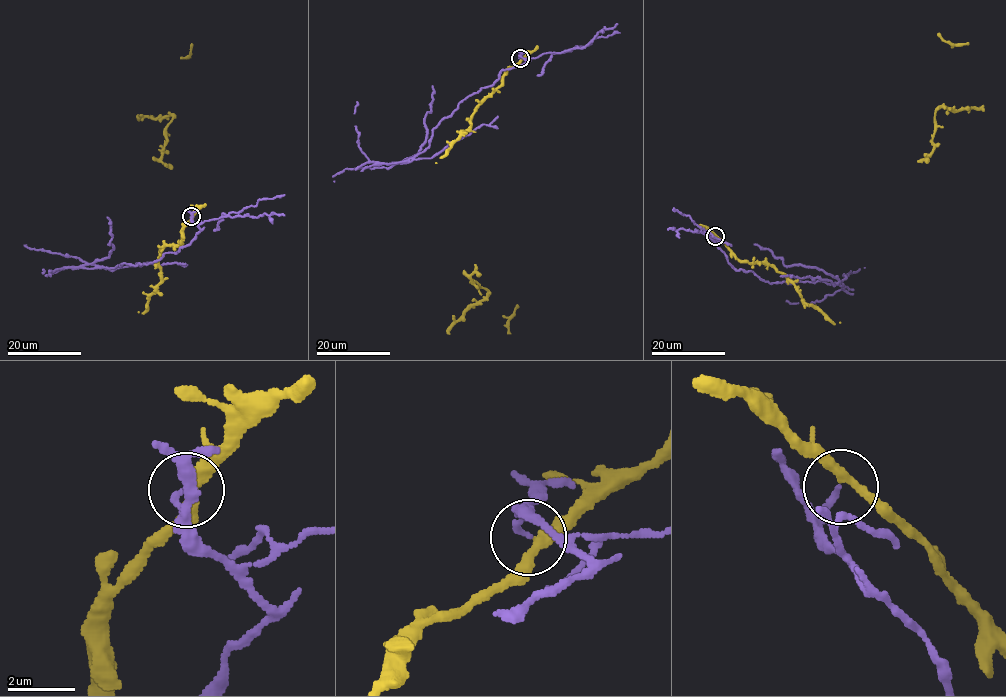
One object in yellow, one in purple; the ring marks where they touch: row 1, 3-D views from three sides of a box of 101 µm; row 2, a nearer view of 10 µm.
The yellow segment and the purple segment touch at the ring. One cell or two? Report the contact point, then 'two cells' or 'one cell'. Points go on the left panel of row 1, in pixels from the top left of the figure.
at (191, 216); two cells

